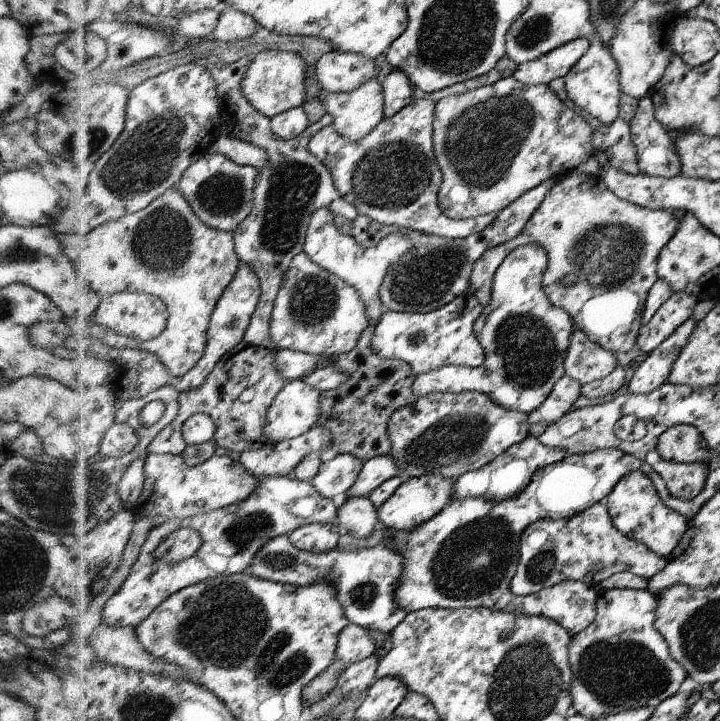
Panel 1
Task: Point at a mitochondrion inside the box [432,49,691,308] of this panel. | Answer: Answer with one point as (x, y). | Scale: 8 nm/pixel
(479, 145)

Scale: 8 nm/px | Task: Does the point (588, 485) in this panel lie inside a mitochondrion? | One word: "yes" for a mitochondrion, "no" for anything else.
no

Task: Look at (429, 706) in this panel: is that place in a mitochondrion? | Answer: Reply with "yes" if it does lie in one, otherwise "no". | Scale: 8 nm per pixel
no

